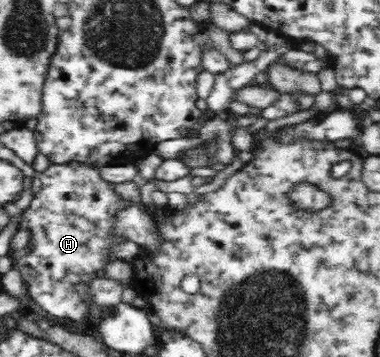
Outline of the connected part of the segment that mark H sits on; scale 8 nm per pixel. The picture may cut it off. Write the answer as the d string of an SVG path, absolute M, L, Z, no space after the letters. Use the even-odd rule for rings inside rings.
M70 161L69 163L50 164L40 175L42 186L32 199L31 205L22 214L19 229L29 235L30 251L21 252L16 257L16 270L20 278L28 283L30 297L50 315L60 319L70 319L74 323L86 323L90 307L94 305L91 285L96 279L106 275L106 267L114 261L114 245L126 241L126 236L118 231L116 217L132 203L122 199L114 191L114 182L103 178L100 166L90 162Z

